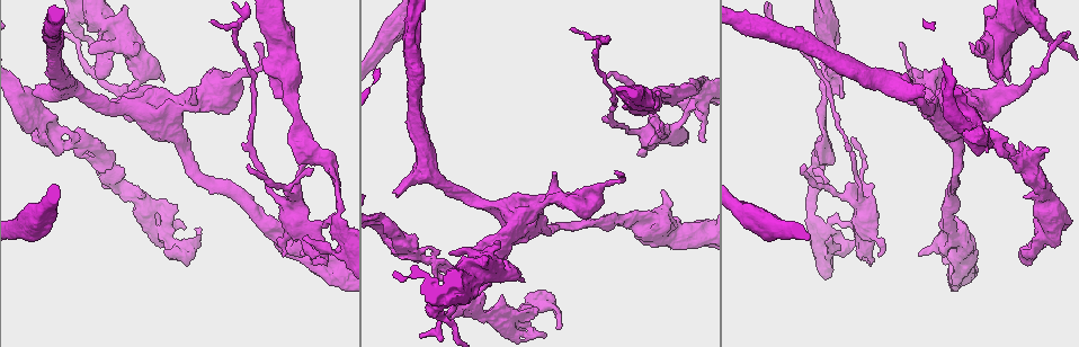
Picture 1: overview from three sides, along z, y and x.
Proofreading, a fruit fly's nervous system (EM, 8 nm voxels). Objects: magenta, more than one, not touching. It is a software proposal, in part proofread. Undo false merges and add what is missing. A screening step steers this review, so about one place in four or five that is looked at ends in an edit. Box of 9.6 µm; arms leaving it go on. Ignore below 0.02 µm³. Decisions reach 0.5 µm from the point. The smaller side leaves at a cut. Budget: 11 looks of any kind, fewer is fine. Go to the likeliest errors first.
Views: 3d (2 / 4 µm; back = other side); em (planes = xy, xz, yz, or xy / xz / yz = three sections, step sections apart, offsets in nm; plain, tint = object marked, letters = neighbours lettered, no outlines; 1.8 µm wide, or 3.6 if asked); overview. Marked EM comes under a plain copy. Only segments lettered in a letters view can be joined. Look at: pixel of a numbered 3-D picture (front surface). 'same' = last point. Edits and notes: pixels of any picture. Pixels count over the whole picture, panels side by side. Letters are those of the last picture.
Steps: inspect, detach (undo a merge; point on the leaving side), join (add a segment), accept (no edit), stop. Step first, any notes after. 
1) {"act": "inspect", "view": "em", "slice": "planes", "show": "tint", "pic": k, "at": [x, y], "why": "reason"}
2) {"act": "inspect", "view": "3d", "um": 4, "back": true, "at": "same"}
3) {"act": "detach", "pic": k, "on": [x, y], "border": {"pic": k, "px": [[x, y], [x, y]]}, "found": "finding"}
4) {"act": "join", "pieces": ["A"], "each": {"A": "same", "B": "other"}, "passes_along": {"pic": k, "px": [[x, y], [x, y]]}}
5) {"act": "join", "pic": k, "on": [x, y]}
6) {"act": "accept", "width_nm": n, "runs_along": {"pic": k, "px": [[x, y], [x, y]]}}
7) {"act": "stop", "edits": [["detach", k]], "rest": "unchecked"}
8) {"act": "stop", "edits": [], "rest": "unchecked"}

{"act": "inspect", "view": "em", "slice": "planes", "show": "tint", "pic": 1, "at": [336, 222]}

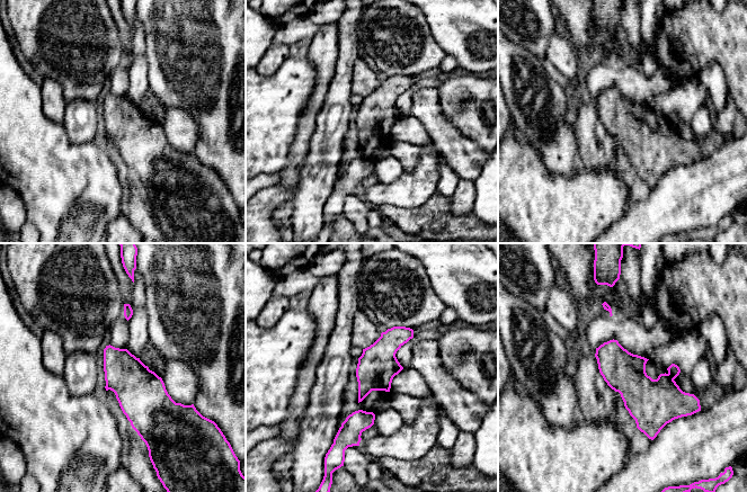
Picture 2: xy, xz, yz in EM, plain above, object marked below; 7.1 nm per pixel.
{"act": "inspect", "view": "em", "slice": "planes", "show": "letters", "at": "same", "why": "what lies round it"}

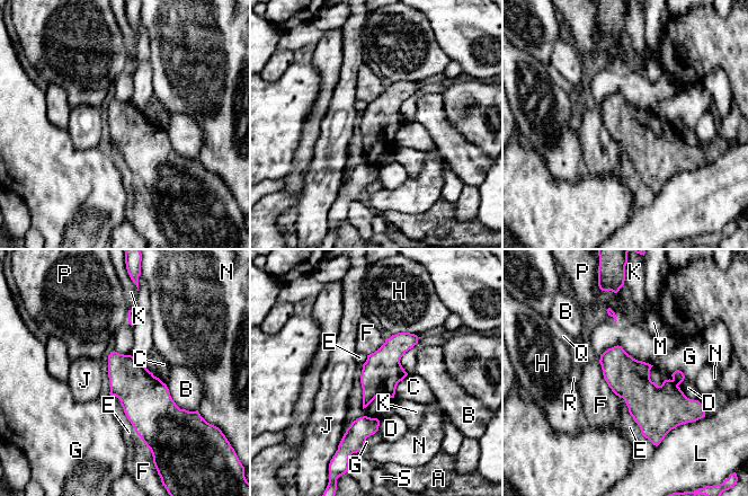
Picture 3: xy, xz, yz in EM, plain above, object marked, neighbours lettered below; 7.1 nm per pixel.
{"act": "detach", "pic": 3, "on": [678, 377], "each": {"A": "other", "B": "other", "C": "other", "D": "other", "E": "other", "F": "other", "G": "other", "H": "other", "J": "other", "K": "other", "L": "other", "M": "other", "N": "other", "P": "other", "Q": "other", "R": "other", "S": "other"}, "border": {"pic": 3, "px": [[673, 379], [677, 386]]}, "found": "a second neuron is stuck on"}

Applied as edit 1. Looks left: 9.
{"act": "inspect", "view": "overview"}

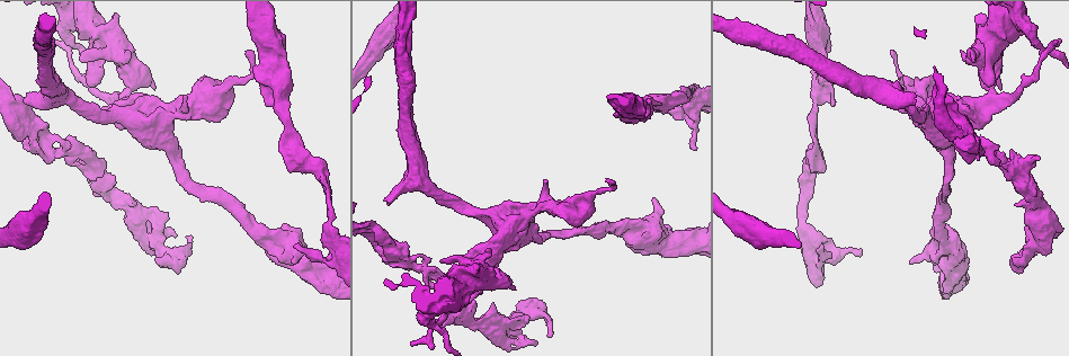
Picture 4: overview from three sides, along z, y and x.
{"act": "inspect", "view": "3d", "um": 4, "pic": 4, "at": [181, 254], "why": "sharp bend"}

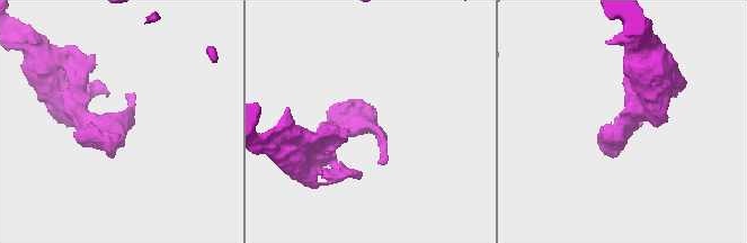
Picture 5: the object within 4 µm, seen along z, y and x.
{"act": "inspect", "view": "em", "slice": "planes", "show": "letters", "pic": 5, "at": [370, 122], "why": "now the EM"}

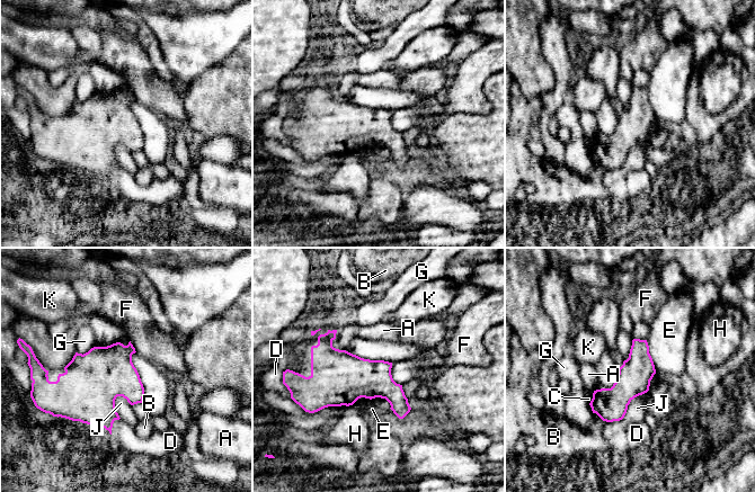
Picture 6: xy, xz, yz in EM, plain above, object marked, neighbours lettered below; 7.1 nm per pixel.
{"act": "accept", "each": {"A": "other", "B": "other", "C": "other", "D": "other", "E": "other", "F": "other", "G": "other", "H": "other", "J": "other", "K": "other"}, "runs_along": {"pic": 6, "px": [[644, 342], [633, 379], [605, 418]]}, "found": "all the same neuron"}

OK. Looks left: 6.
{"act": "inspect", "view": "em", "slice": "planes", "show": "letters", "pic": 4, "at": [494, 305], "why": "branch stops here"}

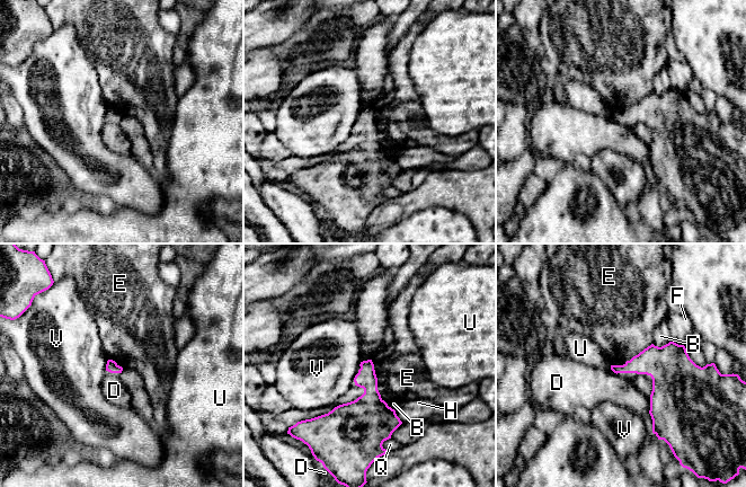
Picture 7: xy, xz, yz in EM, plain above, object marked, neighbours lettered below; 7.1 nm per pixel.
{"act": "accept", "longest_contact_nm": ["E", 240], "each": {"B": "other", "D": "other", "E": "other", "F": "other", "H": "other", "Q": "other", "U": "other", "V": "other"}, "found": "none of them fits"}

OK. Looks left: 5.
{"act": "inspect", "view": "em", "slice": "planes", "show": "letters", "pic": 4, "at": [914, 92], "why": "thick end"}

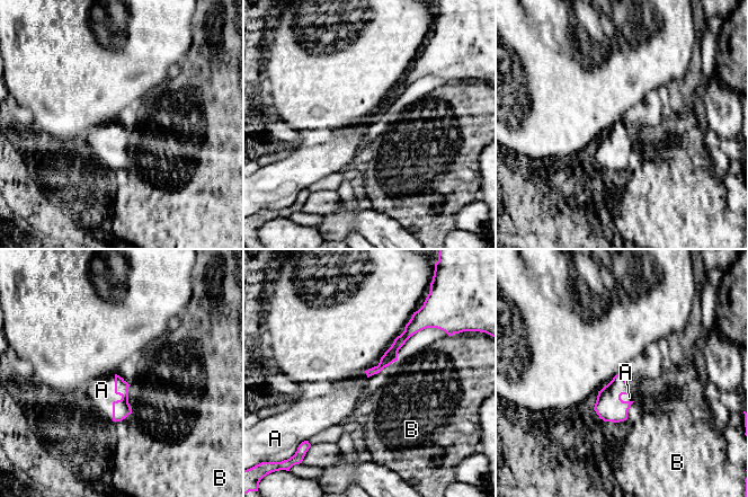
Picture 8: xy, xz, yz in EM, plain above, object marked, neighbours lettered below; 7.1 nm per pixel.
{"act": "join", "pieces": ["A"], "each": {"A": "same", "B": "other"}, "found": "the neuron continues"}

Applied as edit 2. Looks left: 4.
{"act": "inspect", "view": "3d", "um": 4, "back": true, "pic": 4, "at": [70, 20], "why": "small branch off a trunk"}

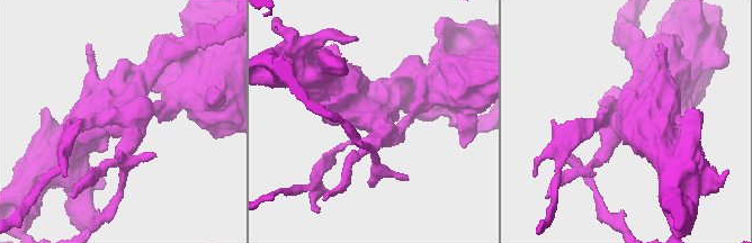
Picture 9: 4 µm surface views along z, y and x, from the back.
{"act": "inspect", "view": "em", "um": 3.6, "slice": "planes", "show": "letters", "pic": 9, "at": [119, 118], "why": "need the tissue"}

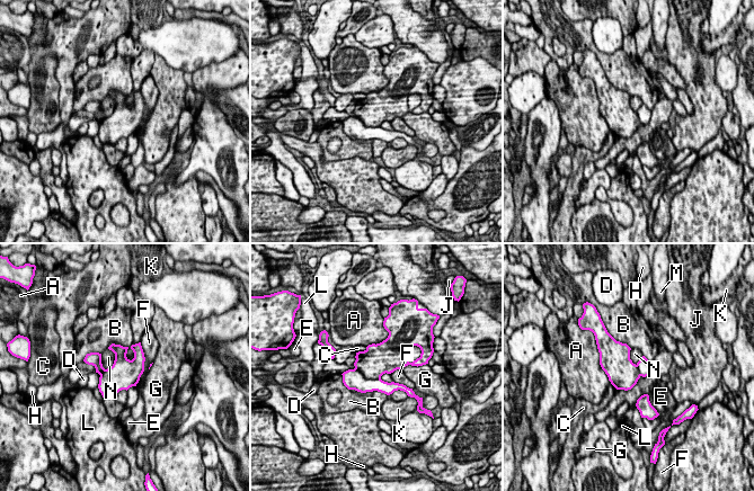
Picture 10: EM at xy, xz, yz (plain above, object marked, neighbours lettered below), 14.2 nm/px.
{"act": "detach", "pic": 10, "on": [373, 363], "each": {"A": "other", "B": "other", "C": "other", "D": "other", "E": "other", "F": "other", "G": "other", "H": "other", "J": "other", "K": "other", "L": "other", "M": "other", "N": "other"}, "border": {"pic": 10, "px": [[354, 368], [367, 378], [380, 378]]}, "found": "two neurons meet here"}

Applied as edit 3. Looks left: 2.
{"act": "stop", "edits": [["detach", 3], ["join", 8], ["detach", 10]], "rest": "unchecked"}

